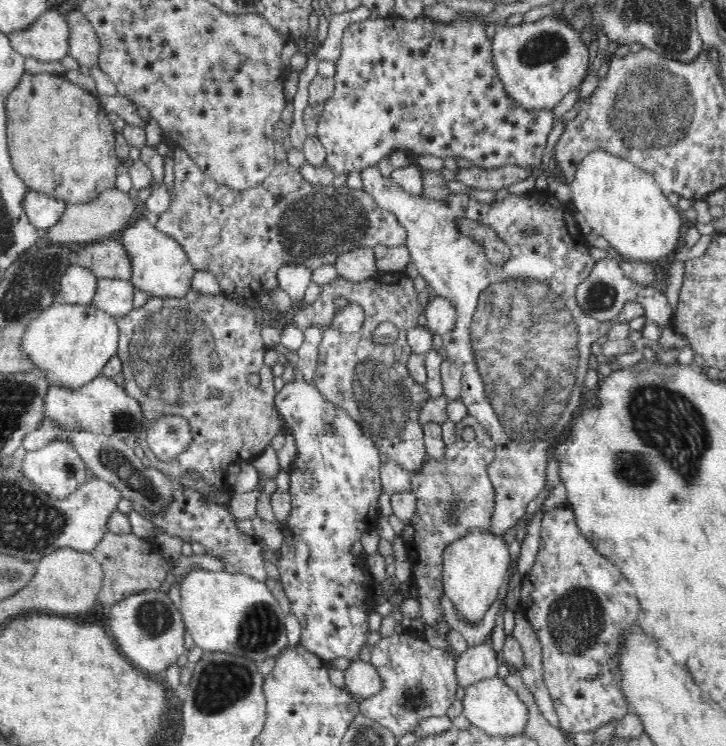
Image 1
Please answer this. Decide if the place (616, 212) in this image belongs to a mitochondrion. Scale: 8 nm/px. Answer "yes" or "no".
no

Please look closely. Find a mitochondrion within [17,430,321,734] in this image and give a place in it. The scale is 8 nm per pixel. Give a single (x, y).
(221, 683)

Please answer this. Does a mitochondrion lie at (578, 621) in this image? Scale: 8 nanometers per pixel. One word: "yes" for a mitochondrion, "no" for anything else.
yes

